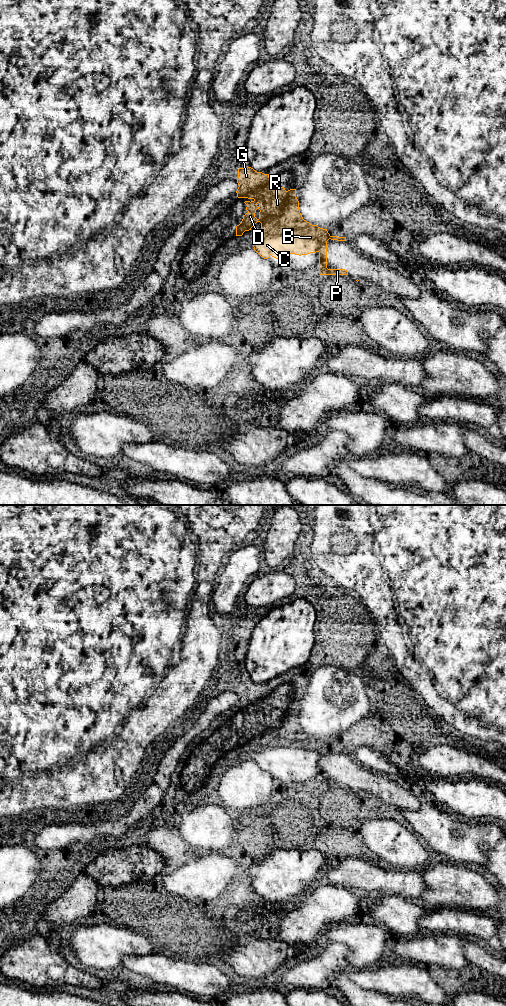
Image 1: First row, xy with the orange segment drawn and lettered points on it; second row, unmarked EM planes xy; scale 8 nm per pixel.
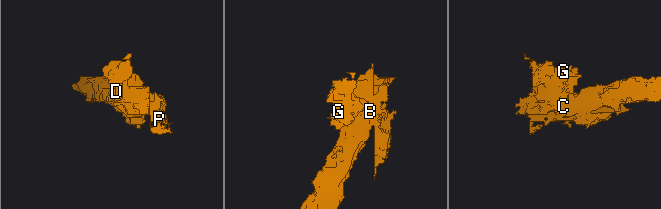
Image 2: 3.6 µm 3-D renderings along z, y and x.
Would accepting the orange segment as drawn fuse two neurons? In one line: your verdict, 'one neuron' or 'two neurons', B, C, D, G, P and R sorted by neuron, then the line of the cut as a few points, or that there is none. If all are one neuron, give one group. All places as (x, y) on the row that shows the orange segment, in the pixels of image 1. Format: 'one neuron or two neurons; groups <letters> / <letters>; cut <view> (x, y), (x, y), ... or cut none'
two neurons; groups B C D G R / P; cut xy (330, 236), (320, 243), (318, 251)

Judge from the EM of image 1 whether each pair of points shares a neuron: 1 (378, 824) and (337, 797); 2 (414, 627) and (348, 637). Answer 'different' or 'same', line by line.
1: different
2: same

